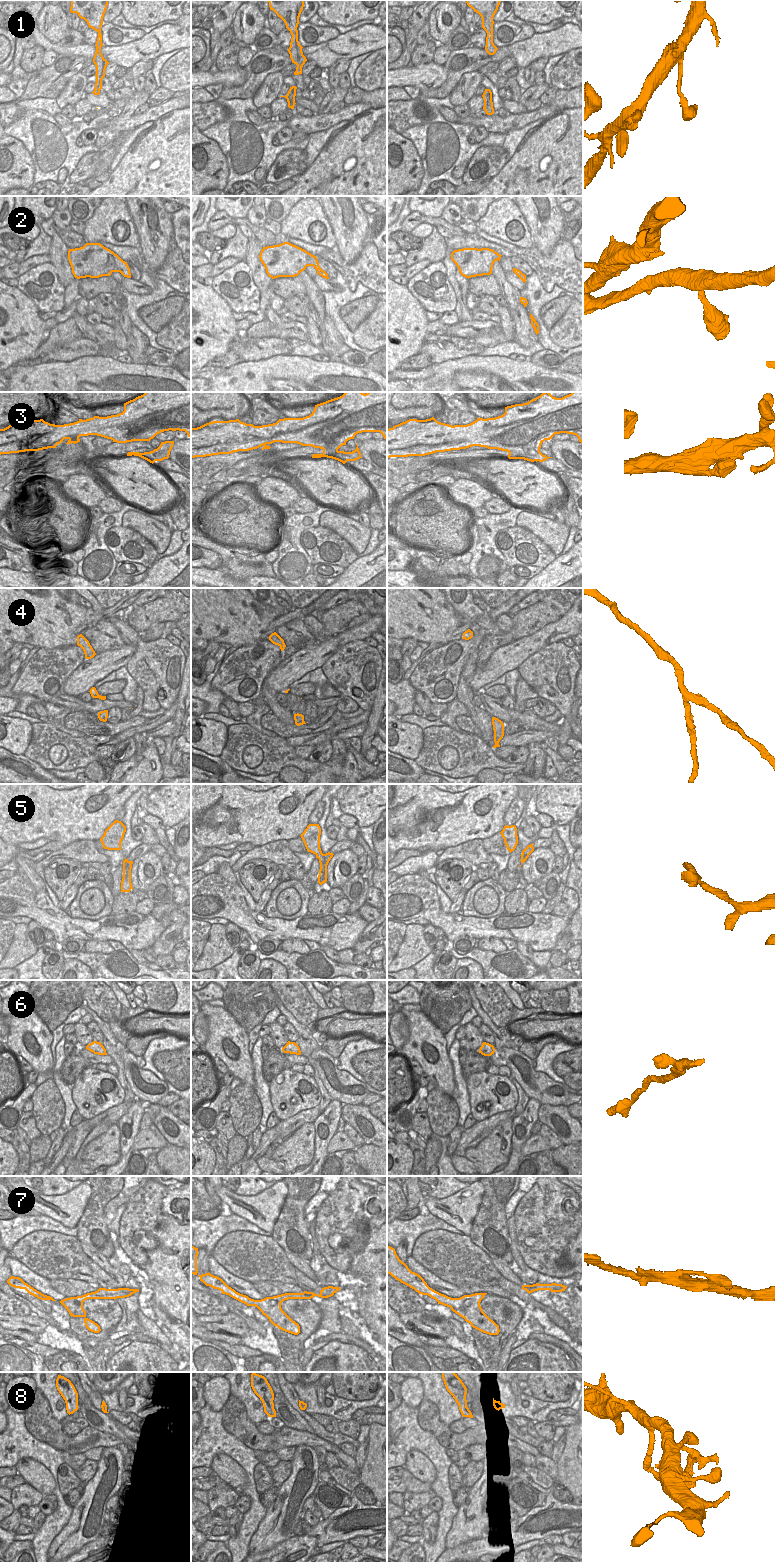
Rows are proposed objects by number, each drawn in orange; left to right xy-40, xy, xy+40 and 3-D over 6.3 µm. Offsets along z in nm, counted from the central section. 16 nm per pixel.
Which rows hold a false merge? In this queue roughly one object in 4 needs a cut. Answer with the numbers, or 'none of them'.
4

